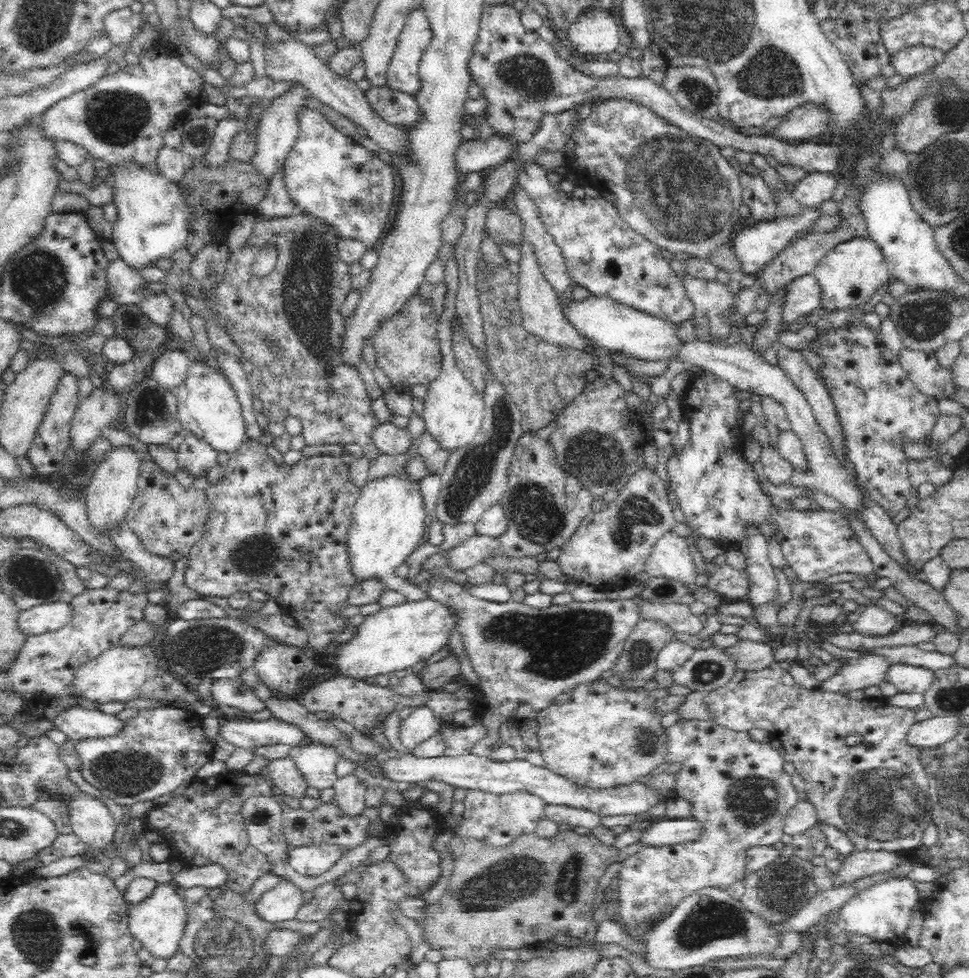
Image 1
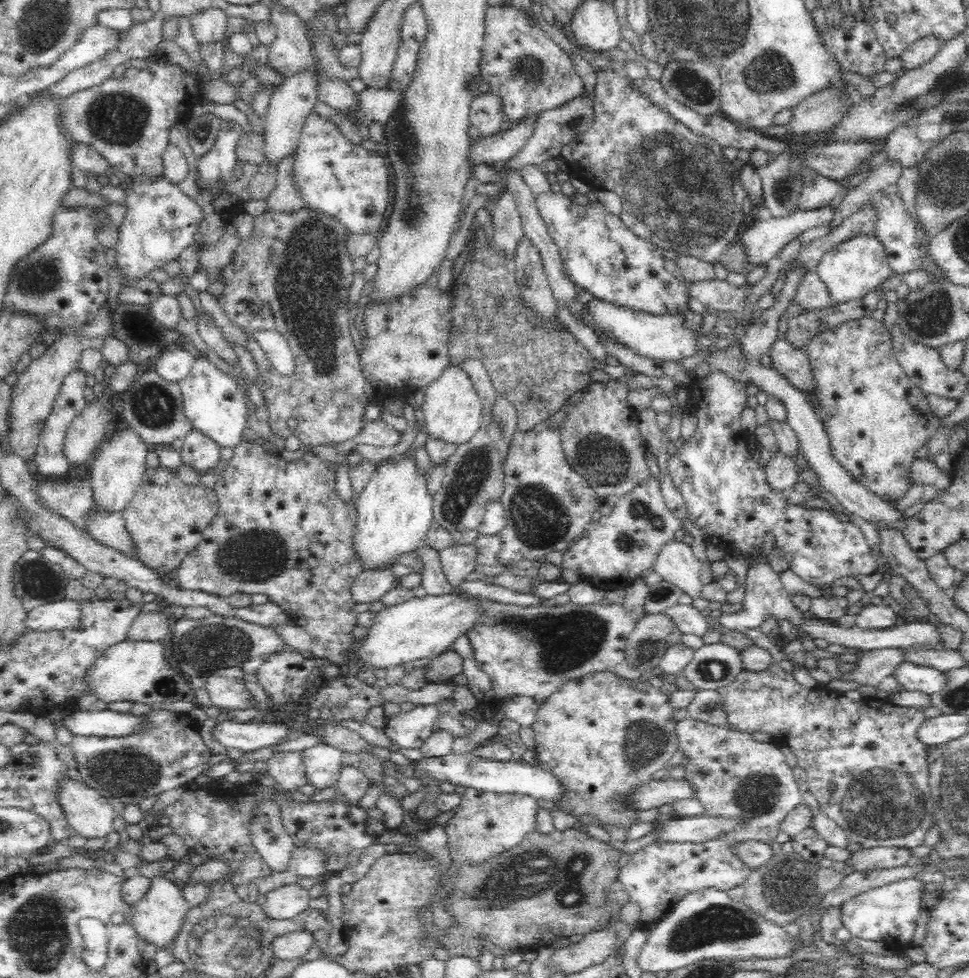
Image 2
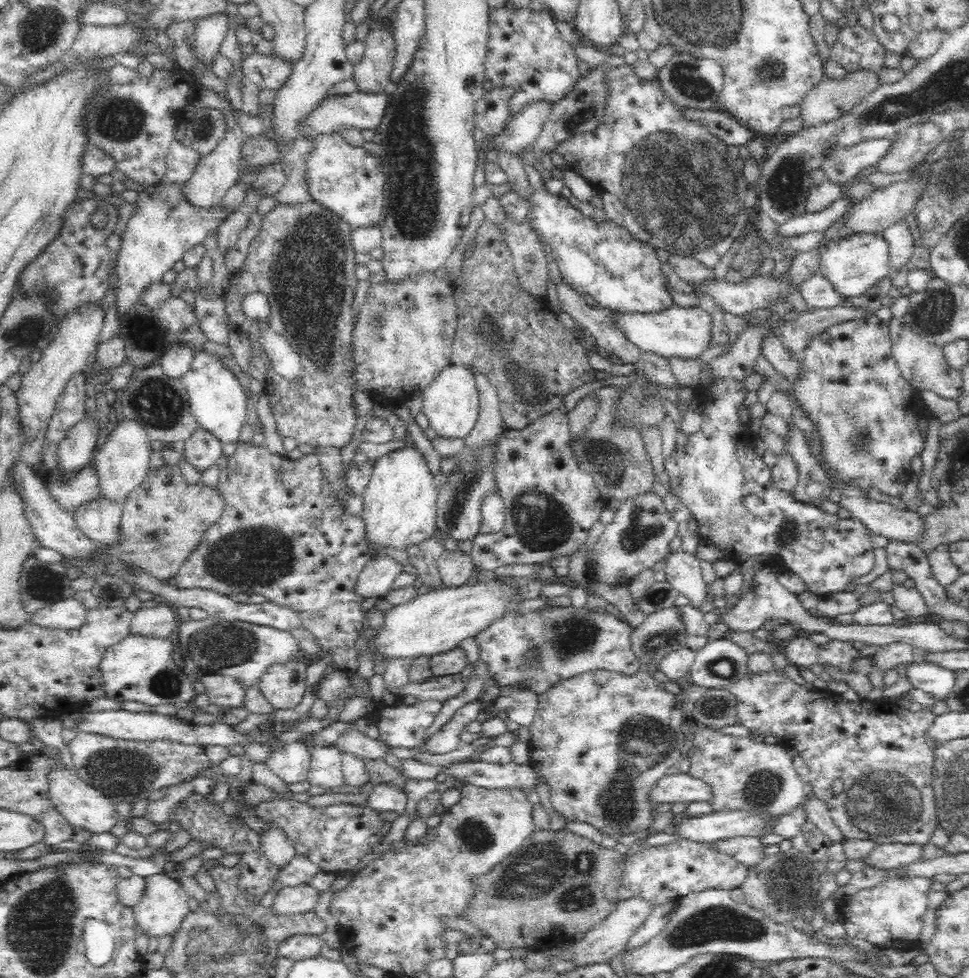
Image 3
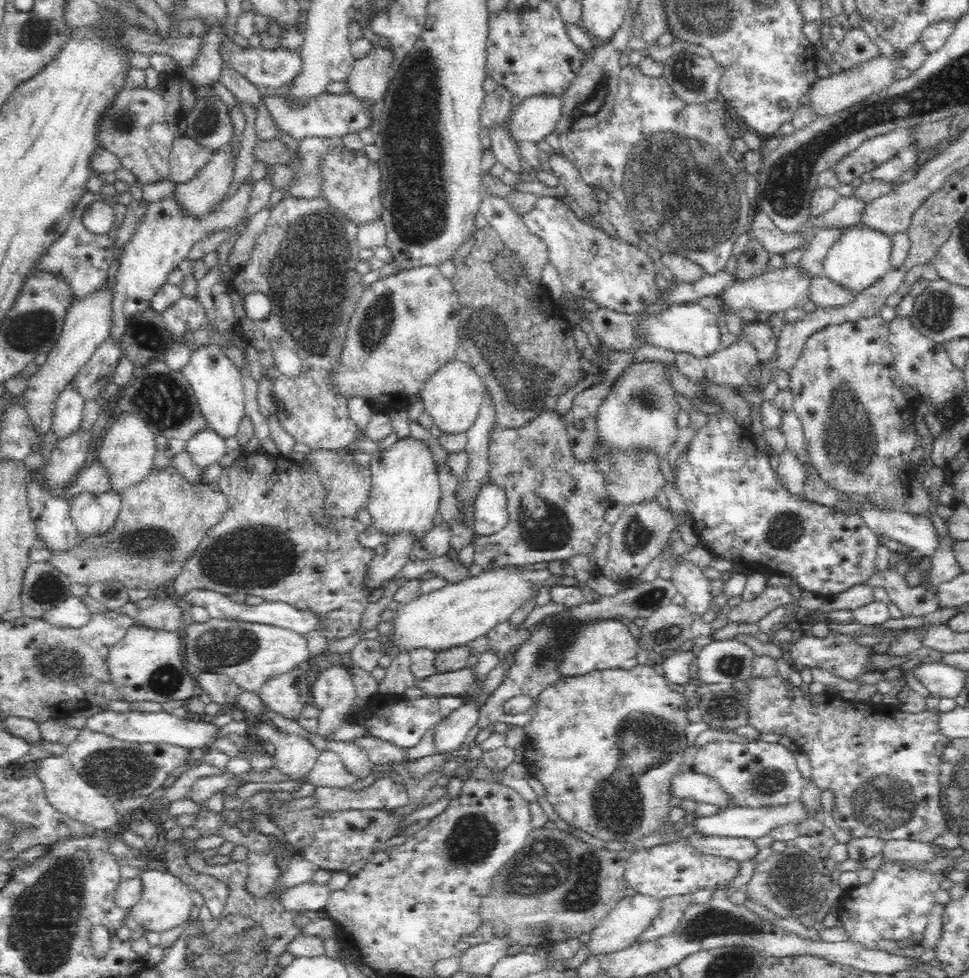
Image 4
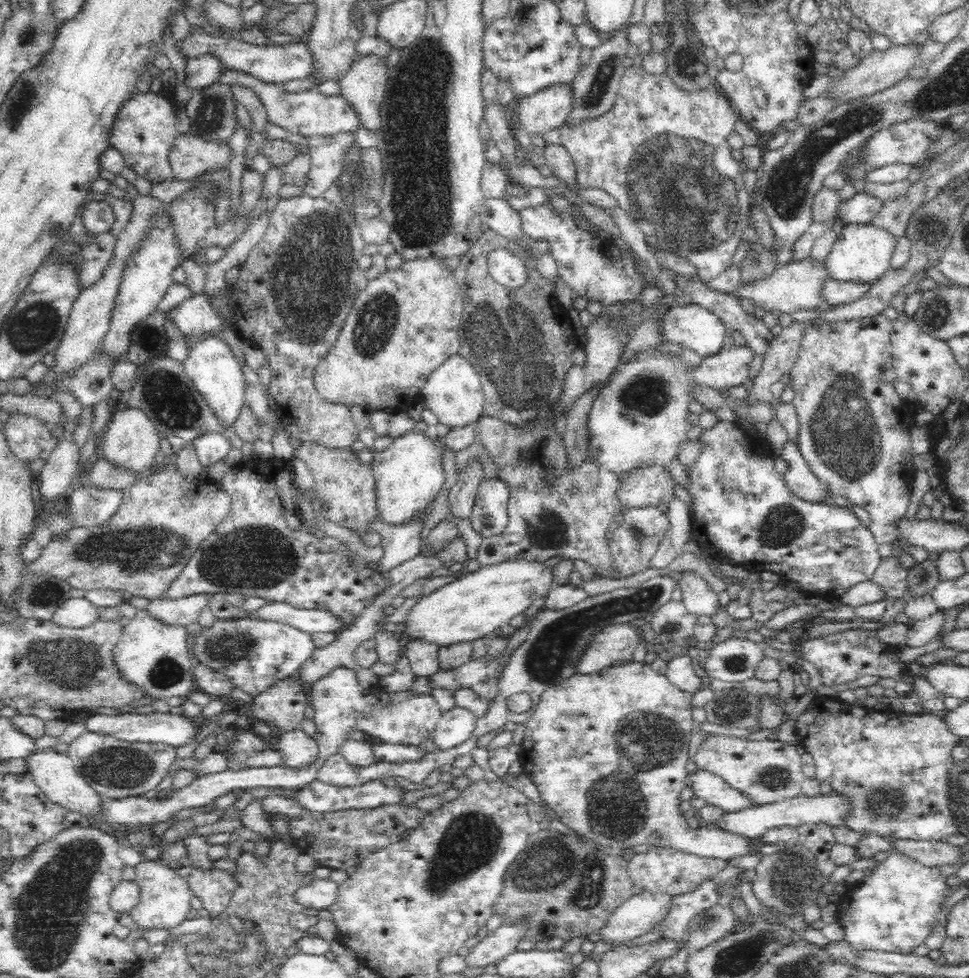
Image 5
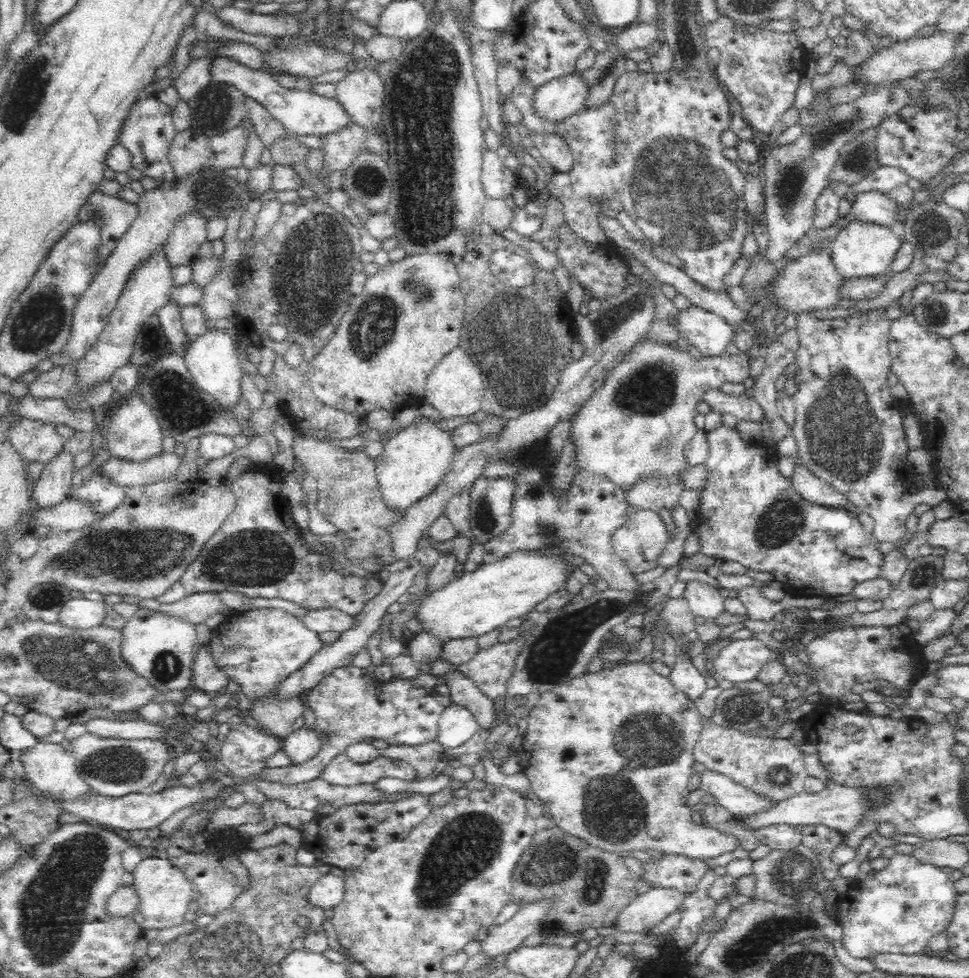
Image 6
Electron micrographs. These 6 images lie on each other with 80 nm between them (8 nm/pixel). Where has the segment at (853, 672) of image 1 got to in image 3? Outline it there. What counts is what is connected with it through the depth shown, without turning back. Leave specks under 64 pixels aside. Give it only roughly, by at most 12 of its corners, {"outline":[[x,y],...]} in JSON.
{"outline":[[888,644],[870,657],[866,678],[885,688],[882,678],[900,664],[912,663],[912,647]]}

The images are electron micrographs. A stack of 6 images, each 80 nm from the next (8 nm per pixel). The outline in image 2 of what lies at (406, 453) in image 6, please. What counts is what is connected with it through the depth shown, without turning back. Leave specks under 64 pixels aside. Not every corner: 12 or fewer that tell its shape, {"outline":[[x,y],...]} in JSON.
{"outline":[[414,458],[382,461],[356,494],[362,570],[425,545],[433,496]]}

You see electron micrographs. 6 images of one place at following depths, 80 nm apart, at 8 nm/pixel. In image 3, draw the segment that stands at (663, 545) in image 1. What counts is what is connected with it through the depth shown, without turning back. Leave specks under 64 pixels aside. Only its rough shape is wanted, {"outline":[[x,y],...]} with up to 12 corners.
{"outline":[[669,550],[658,566],[667,581],[700,608],[708,584],[700,561]]}

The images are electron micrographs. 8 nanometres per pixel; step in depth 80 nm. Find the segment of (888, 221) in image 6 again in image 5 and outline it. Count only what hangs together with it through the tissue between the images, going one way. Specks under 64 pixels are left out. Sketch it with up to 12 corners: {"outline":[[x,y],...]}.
{"outline":[[865,191],[839,202],[832,222],[870,223],[880,198]]}

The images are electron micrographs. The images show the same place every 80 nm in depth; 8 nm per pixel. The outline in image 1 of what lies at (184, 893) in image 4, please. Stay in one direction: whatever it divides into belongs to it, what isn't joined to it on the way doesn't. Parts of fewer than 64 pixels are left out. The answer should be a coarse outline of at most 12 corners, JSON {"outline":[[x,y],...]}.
{"outline":[[173,884],[128,909],[128,928],[156,960],[179,952],[188,905]]}

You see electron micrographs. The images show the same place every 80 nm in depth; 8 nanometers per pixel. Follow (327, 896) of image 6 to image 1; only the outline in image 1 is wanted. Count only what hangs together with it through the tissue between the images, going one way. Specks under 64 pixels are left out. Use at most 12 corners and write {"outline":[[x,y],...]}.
{"outline":[[288,878],[264,892],[253,906],[260,919],[294,920],[304,904]]}

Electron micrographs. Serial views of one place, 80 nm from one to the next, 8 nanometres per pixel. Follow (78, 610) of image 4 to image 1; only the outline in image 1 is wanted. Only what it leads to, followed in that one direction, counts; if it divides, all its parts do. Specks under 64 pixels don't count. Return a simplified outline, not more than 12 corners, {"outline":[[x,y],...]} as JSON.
{"outline":[[64,600],[17,614],[18,631],[27,638],[55,632],[70,622]]}

